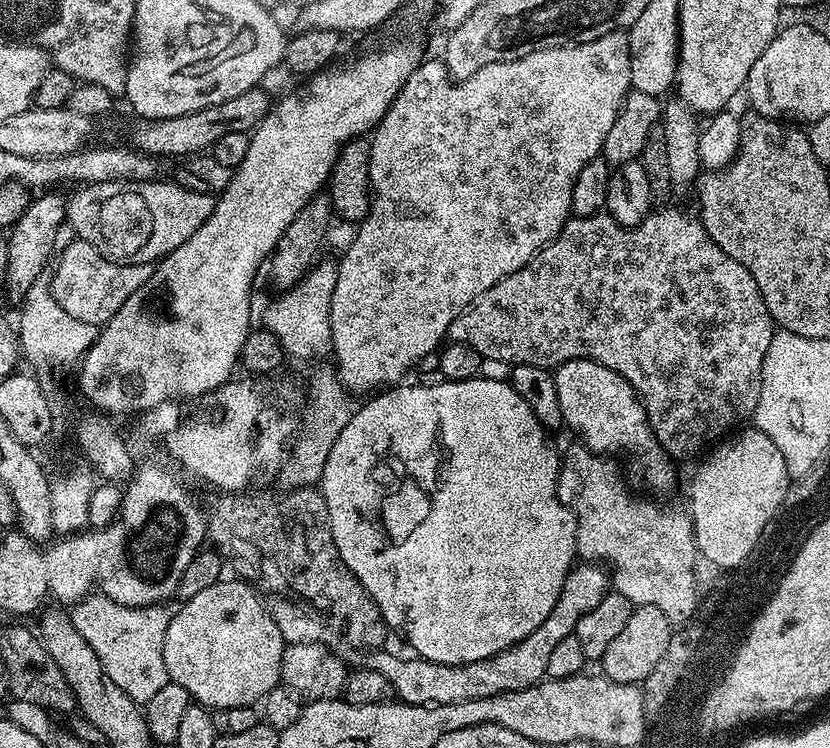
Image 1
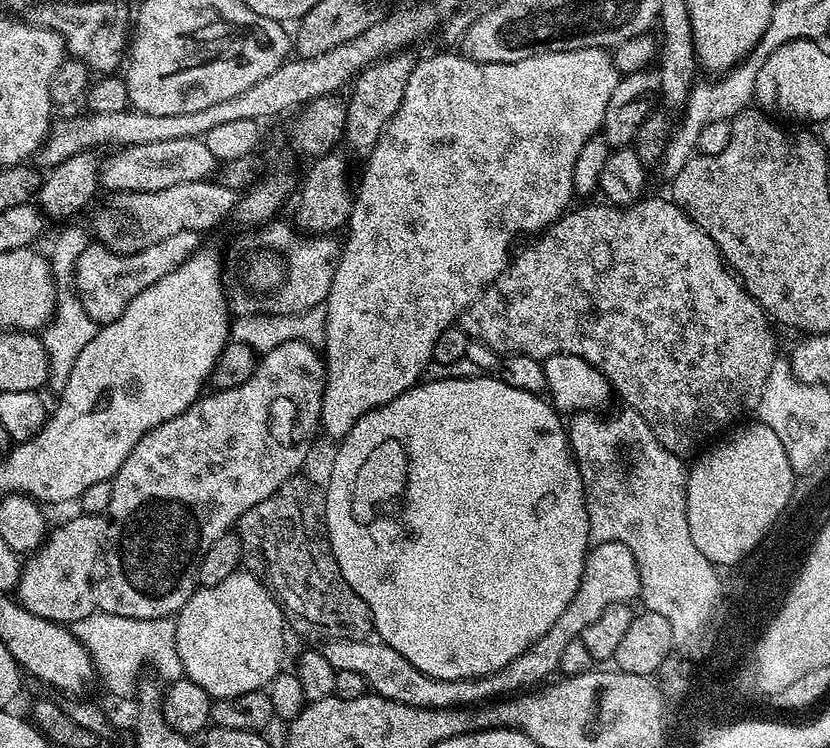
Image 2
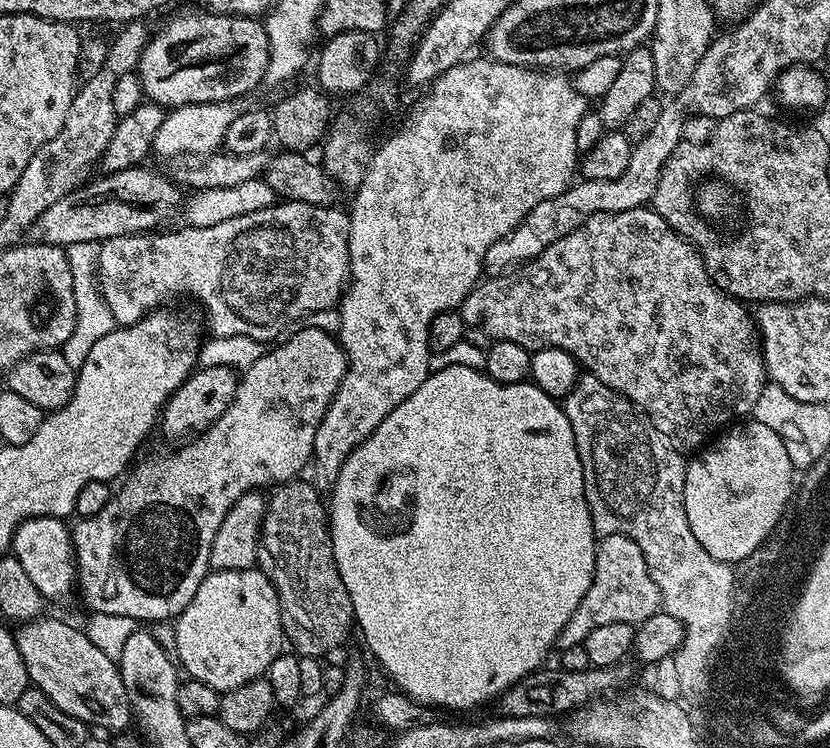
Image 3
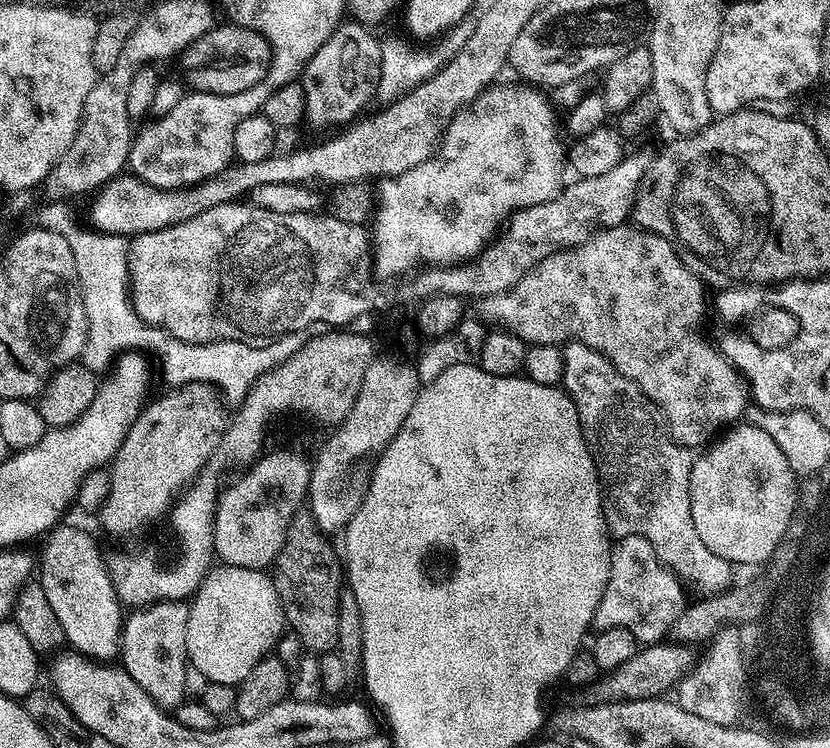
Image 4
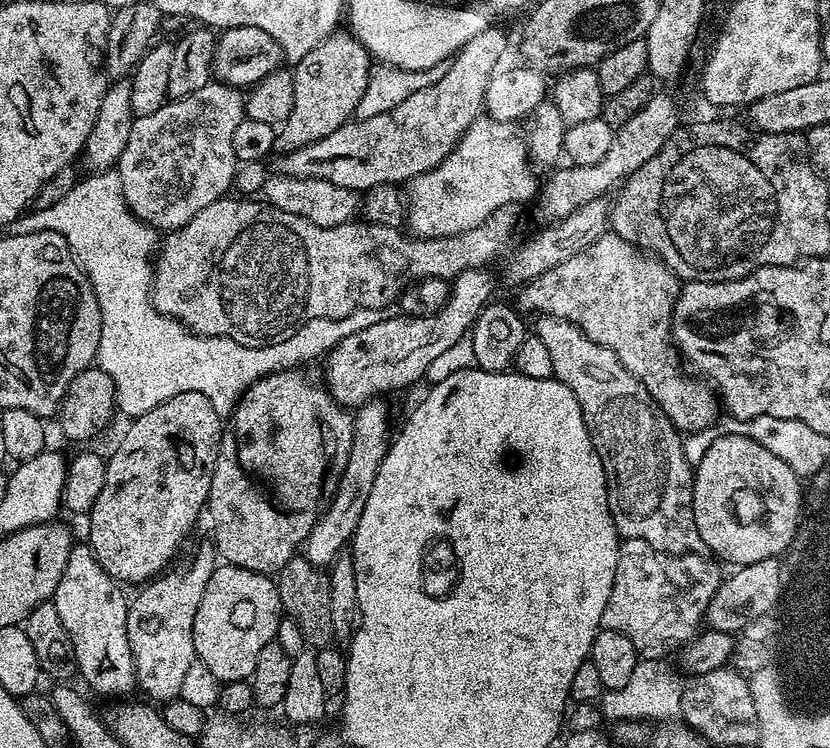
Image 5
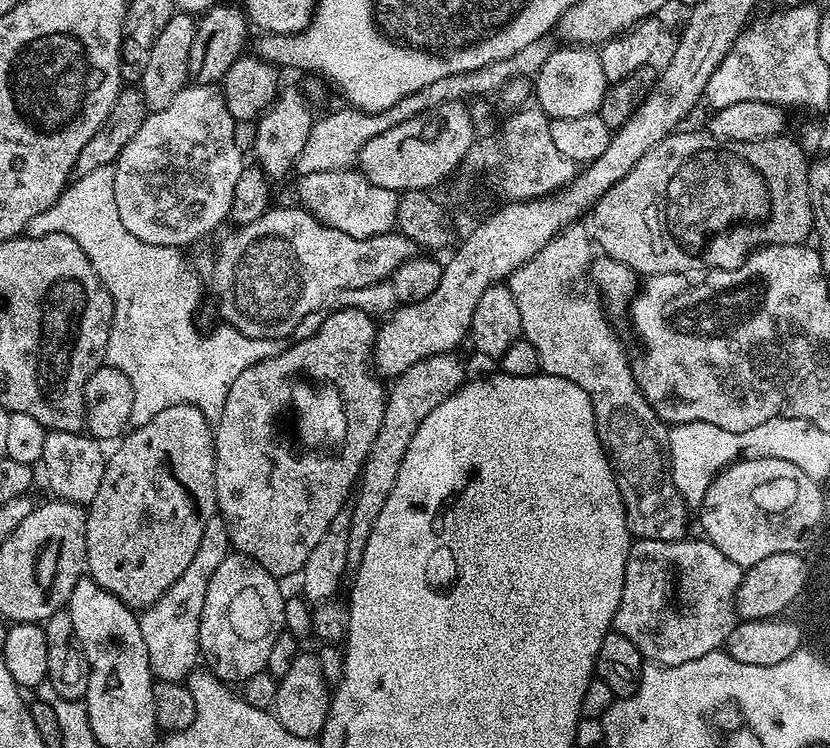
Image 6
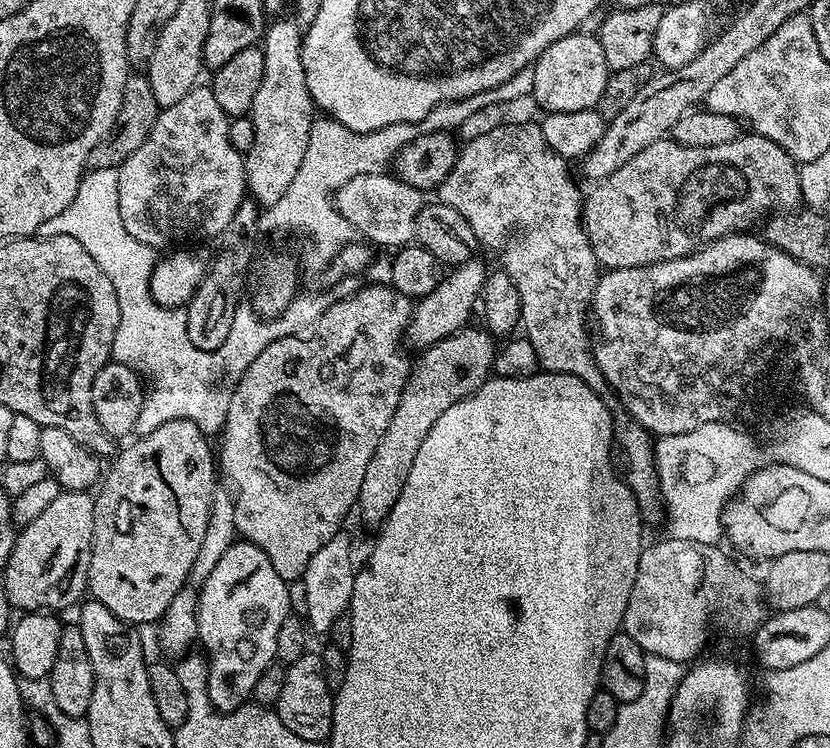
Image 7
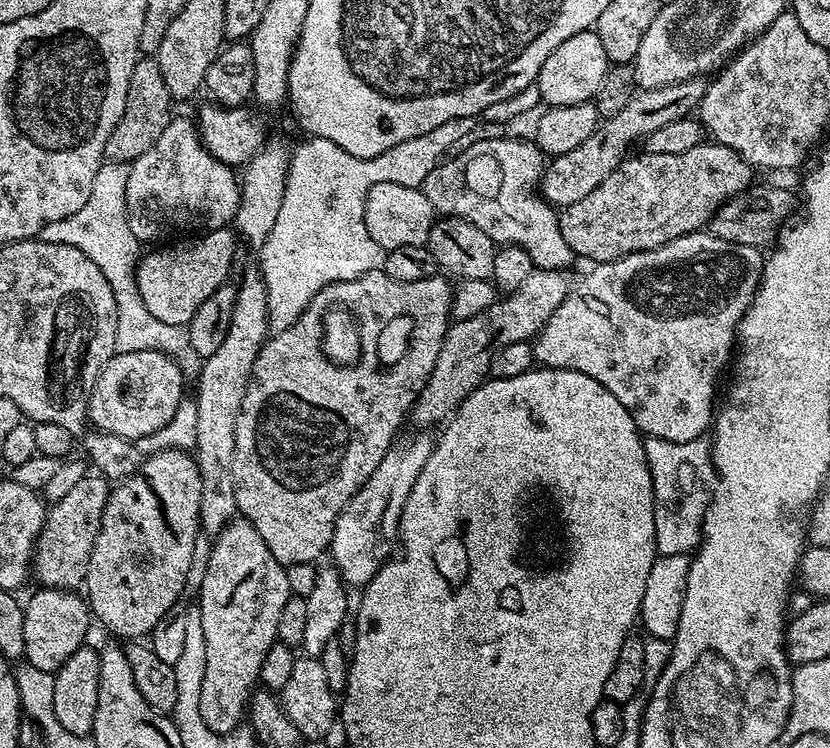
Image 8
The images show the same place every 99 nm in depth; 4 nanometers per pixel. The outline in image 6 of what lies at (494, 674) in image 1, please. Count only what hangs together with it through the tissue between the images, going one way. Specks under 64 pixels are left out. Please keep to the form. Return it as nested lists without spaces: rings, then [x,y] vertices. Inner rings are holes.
[[[699,538],[700,540],[692,539],[636,540],[631,550],[628,551],[626,574],[624,575],[624,585],[622,586],[622,602],[618,602],[618,610],[616,611],[615,618],[612,620],[612,627],[618,634],[630,638],[630,642],[634,642],[634,646],[638,646],[638,650],[643,654],[645,661],[665,666],[678,666],[682,662],[694,662],[694,658],[711,657],[717,650],[725,647],[728,635],[732,633],[733,628],[738,623],[736,595],[740,589],[745,569],[738,567],[734,562],[730,562],[730,558],[726,558],[726,554],[722,554],[722,550],[715,548],[707,538]]]

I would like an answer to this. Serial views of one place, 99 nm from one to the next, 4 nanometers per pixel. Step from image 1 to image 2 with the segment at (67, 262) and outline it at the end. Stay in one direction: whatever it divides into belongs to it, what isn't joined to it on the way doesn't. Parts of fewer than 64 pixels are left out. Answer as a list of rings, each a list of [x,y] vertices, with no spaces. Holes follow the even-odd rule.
[[[183,232],[165,238],[154,246],[146,246],[146,250],[121,256],[119,252],[111,252],[99,242],[90,242],[76,260],[76,297],[82,302],[86,314],[90,314],[90,318],[98,326],[114,322],[114,318],[118,318],[122,310],[126,310],[128,303],[138,294],[142,294],[142,290],[146,290],[146,286],[154,286],[158,278],[170,274],[170,270],[186,262],[186,258],[201,247],[201,244],[201,233]]]

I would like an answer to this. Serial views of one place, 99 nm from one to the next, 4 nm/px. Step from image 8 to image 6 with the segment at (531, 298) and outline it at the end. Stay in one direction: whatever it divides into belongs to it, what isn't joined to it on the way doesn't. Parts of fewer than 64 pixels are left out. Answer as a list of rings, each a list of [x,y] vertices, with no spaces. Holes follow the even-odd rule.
[[[451,352],[427,356],[422,358],[422,362],[414,362],[410,370],[391,381],[384,402],[382,426],[378,426],[378,434],[370,446],[370,454],[366,454],[366,462],[360,467],[360,478],[350,500],[350,526],[346,546],[346,566],[349,570],[355,570],[362,562],[366,542],[370,539],[370,530],[374,530],[374,522],[378,514],[382,514],[382,506],[386,504],[386,498],[390,498],[390,490],[394,490],[398,466],[402,466],[402,458],[406,458],[406,446],[410,446],[410,438],[414,438],[422,418],[426,418],[426,414],[434,410],[434,406],[441,404],[466,383],[464,364],[458,357],[459,355]]]

